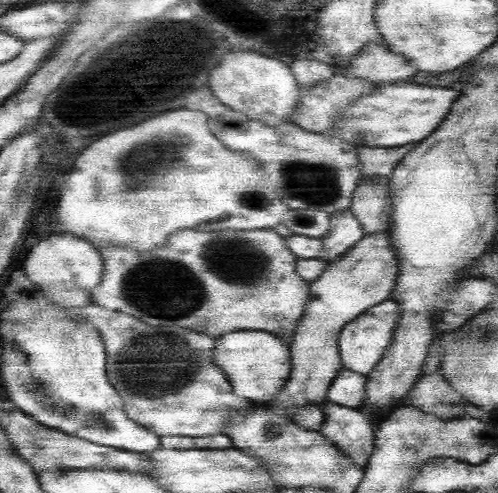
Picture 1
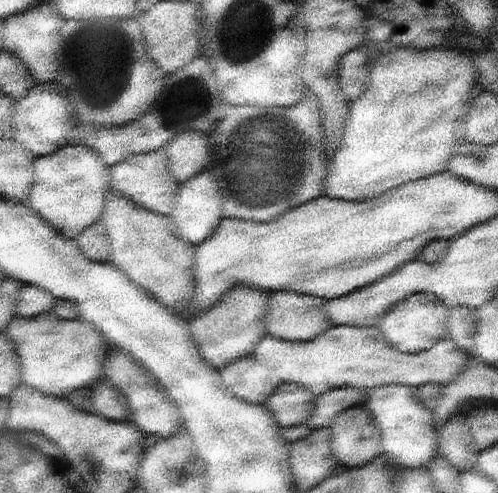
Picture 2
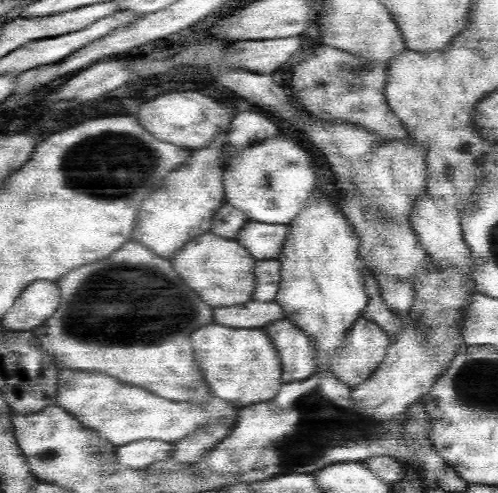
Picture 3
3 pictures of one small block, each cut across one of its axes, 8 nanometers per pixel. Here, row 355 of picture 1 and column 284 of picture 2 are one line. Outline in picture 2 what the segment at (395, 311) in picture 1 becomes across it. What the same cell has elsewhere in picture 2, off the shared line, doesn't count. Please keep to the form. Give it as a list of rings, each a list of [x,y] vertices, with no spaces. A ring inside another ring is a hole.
[[[331,326],[309,342],[279,340],[277,336],[265,336],[259,340],[255,352],[245,358],[237,358],[219,368],[221,384],[237,396],[237,400],[261,406],[279,390],[283,384],[299,384],[321,396],[337,388],[375,390],[381,386],[447,386],[467,366],[467,356],[451,340],[437,342],[431,350],[419,354],[403,354],[391,346],[379,328],[353,328],[353,326]]]

